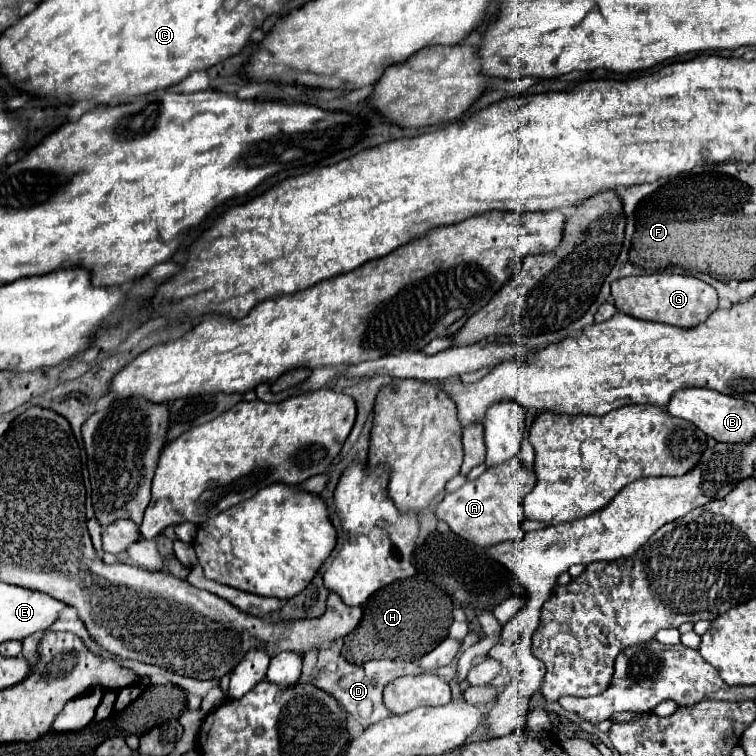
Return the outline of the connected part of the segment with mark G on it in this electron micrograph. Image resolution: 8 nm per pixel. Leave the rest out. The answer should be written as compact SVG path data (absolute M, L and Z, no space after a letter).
M638 275L624 277L612 283L612 299L618 311L636 319L658 321L676 327L696 327L718 309L718 293L702 279L690 275Z

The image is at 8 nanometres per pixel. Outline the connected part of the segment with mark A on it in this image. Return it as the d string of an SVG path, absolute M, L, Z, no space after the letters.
M514 457L514 461L498 465L498 469L486 469L476 481L466 481L458 491L446 493L442 503L436 507L436 517L446 521L456 535L484 549L504 541L518 541L524 535L524 531L506 519L502 497L514 495L518 499L524 499L524 495L532 487L534 487L534 473L524 471L522 459Z

